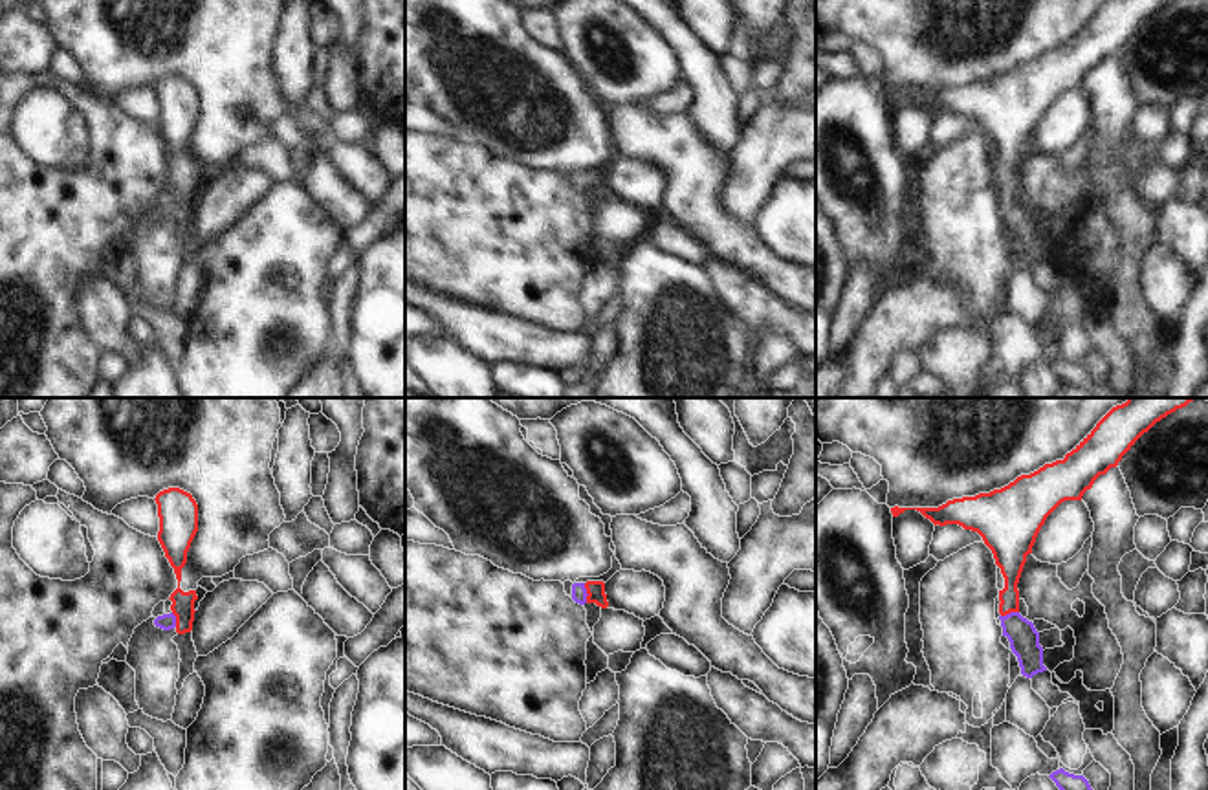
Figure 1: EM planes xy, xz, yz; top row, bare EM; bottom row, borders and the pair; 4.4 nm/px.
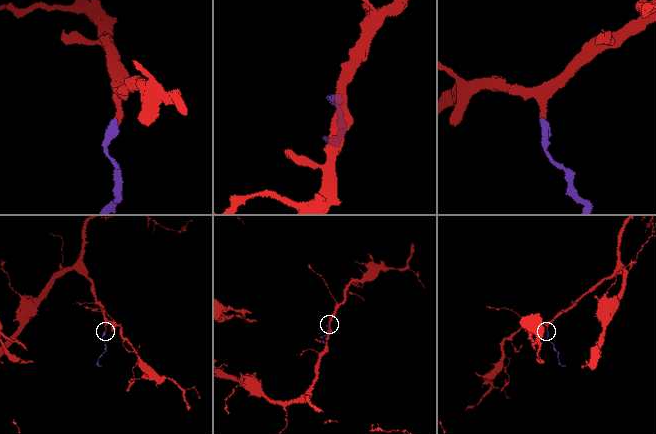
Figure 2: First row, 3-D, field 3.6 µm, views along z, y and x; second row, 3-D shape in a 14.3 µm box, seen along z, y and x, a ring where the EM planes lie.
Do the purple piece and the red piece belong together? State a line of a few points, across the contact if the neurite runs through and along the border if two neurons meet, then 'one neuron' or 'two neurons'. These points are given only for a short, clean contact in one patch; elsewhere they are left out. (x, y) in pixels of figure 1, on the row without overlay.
xz (580, 184), (585, 182), (594, 178) | one neuron

